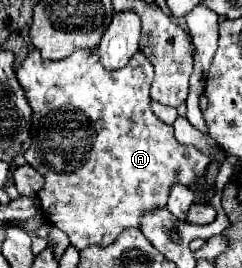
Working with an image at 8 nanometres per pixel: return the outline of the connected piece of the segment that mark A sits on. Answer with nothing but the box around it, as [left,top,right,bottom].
[16,48,210,250]

